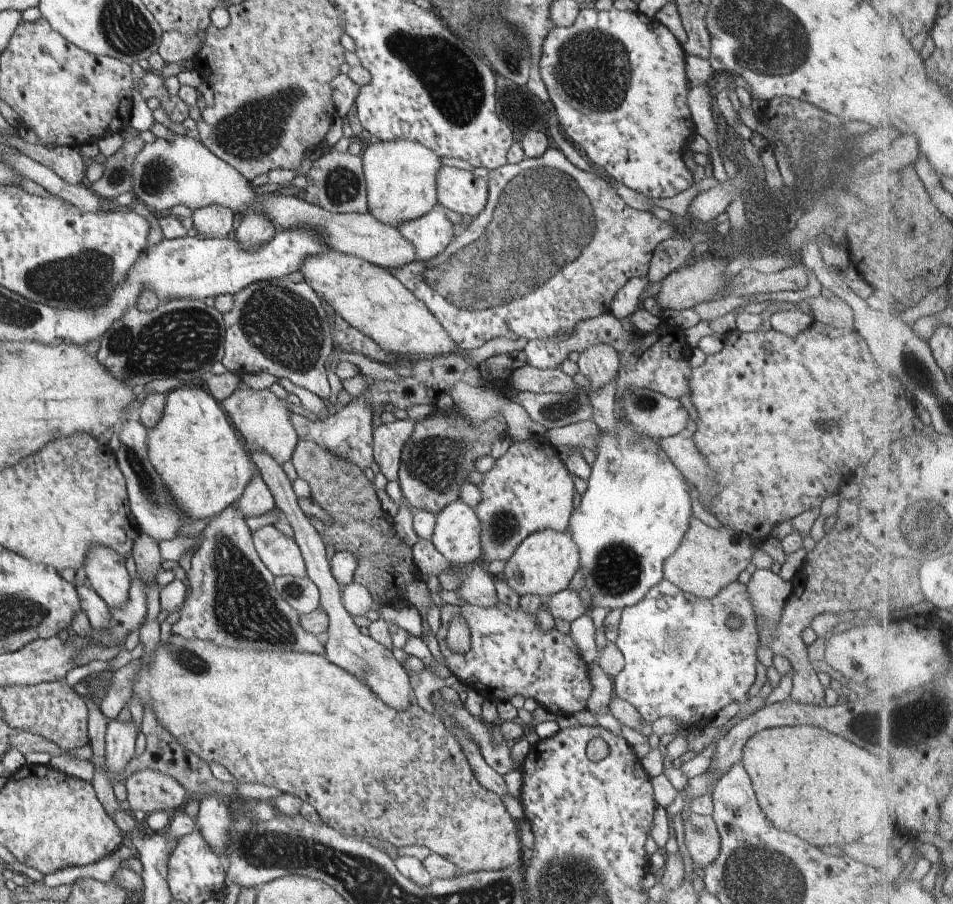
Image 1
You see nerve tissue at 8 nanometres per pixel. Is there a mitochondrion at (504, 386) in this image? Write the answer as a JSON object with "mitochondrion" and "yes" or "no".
{"mitochondrion":"no"}

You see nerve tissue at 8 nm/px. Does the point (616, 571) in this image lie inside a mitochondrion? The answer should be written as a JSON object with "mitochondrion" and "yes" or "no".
{"mitochondrion":"yes"}

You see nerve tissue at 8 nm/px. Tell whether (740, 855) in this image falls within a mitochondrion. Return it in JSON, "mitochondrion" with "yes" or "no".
{"mitochondrion":"yes"}

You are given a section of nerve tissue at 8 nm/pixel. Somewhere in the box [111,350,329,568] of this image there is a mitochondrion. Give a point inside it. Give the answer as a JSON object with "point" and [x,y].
{"point":[143,477]}

